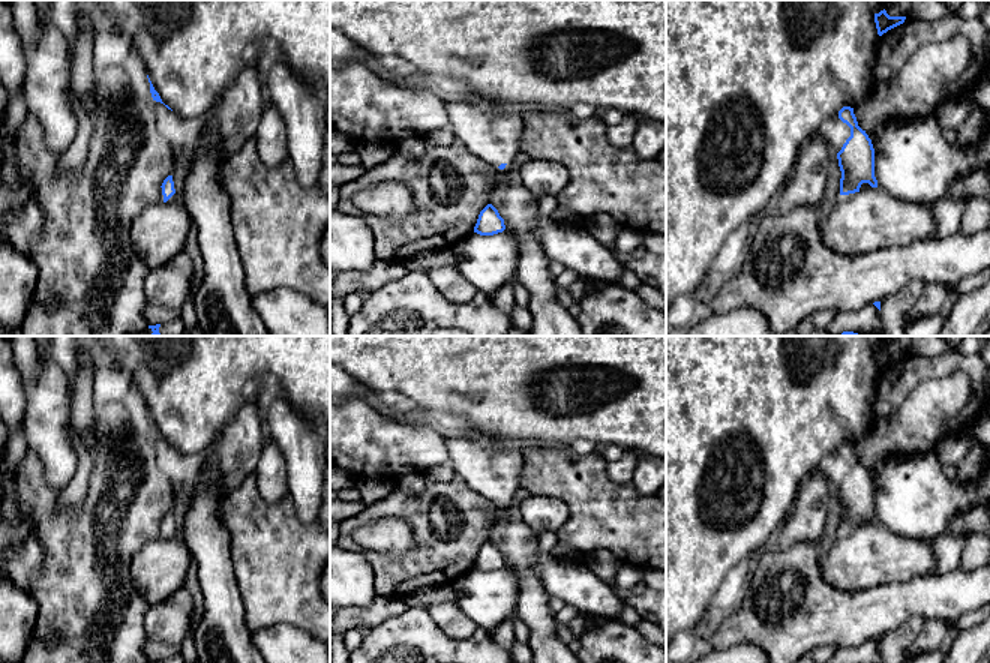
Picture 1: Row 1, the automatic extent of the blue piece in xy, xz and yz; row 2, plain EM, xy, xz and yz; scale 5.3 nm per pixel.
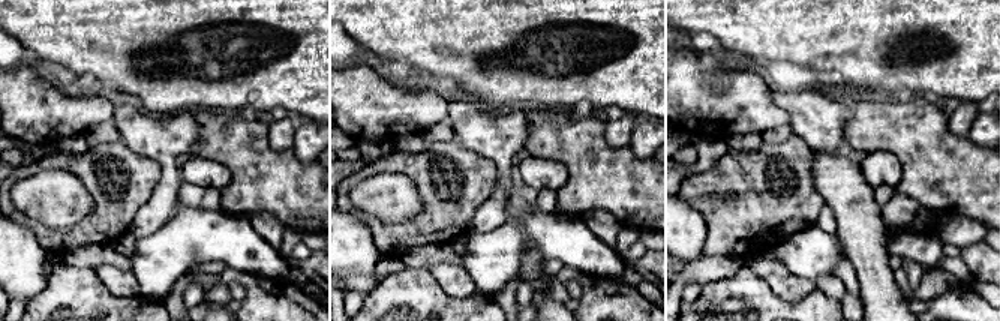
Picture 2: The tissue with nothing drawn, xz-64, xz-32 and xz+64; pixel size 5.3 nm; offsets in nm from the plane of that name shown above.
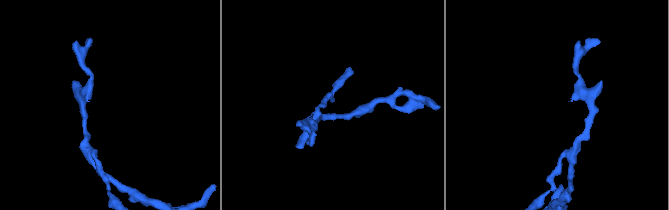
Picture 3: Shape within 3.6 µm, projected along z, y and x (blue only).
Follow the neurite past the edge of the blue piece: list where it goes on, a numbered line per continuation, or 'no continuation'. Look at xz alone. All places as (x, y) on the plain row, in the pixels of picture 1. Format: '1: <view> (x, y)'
1: xz (486, 468)

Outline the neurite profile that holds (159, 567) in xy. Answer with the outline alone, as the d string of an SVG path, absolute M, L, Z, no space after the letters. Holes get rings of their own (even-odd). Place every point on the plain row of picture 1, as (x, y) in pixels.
M158 537L135 554L129 573L135 590L153 606L184 586L190 562L186 544Z

